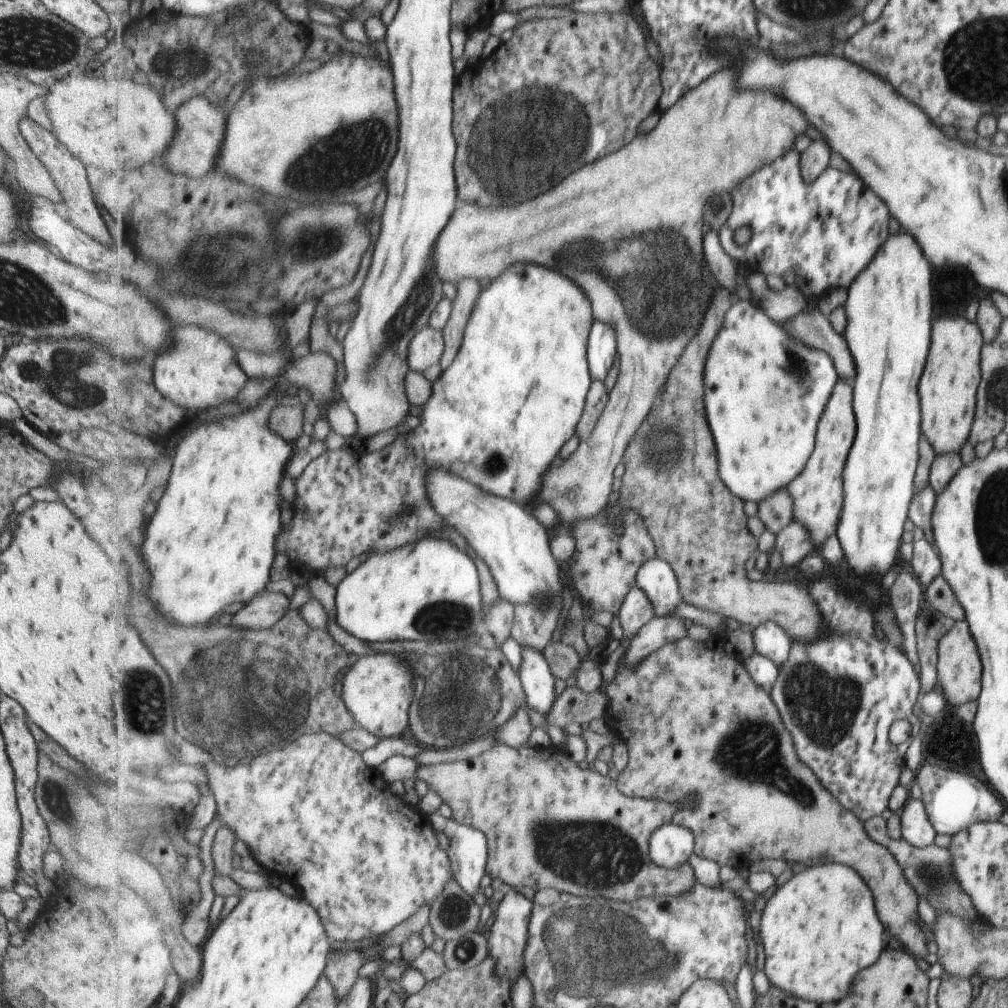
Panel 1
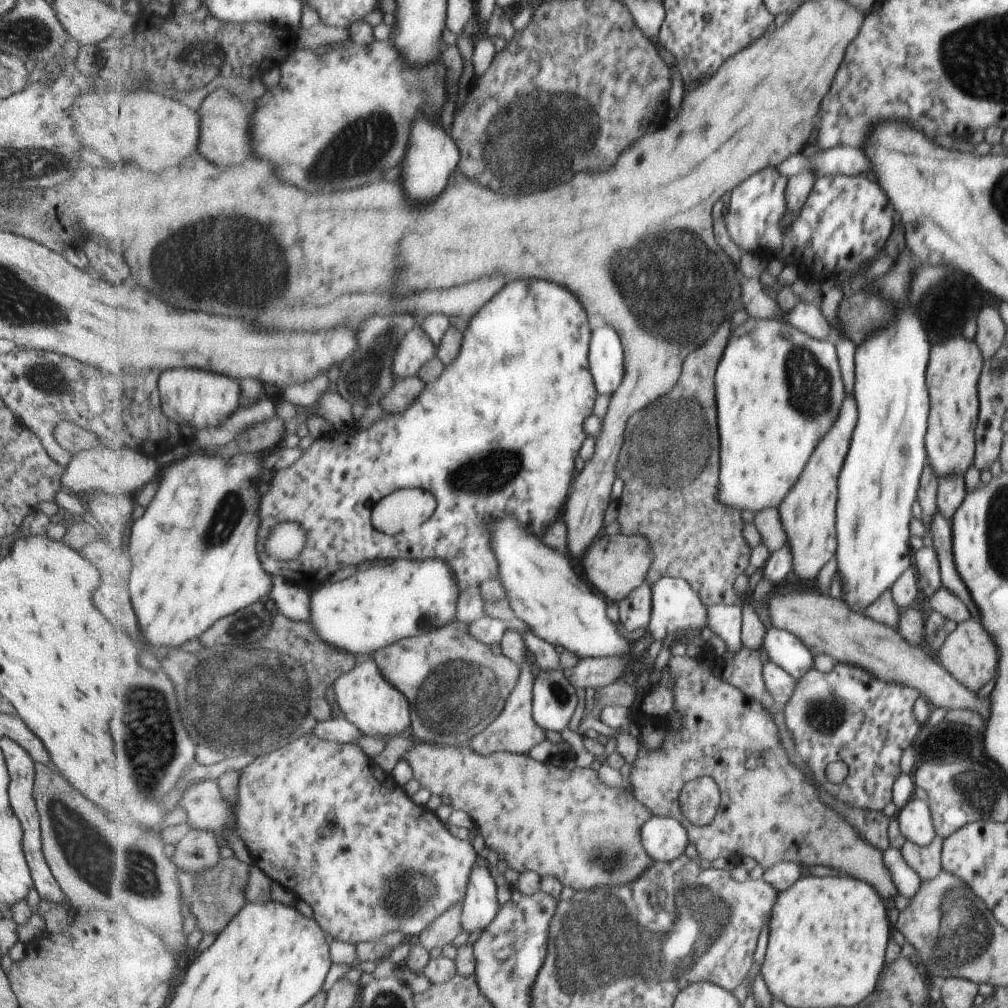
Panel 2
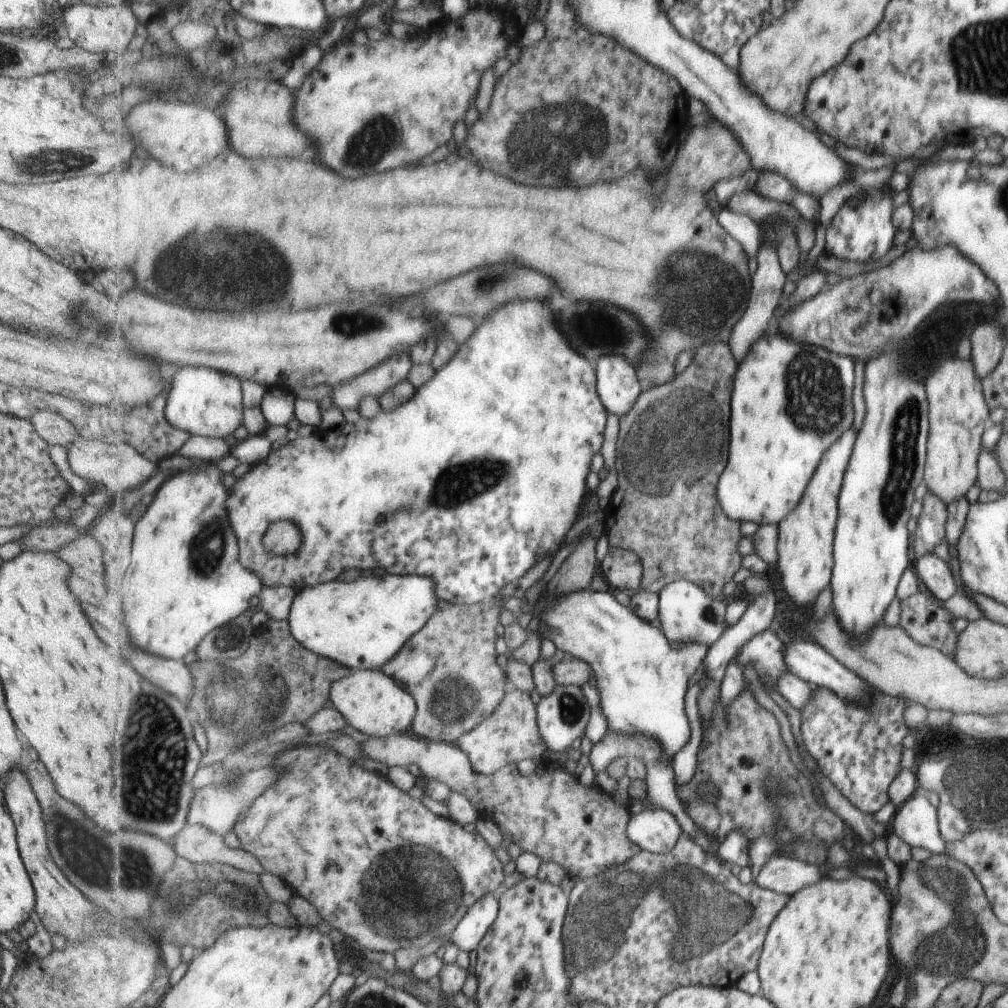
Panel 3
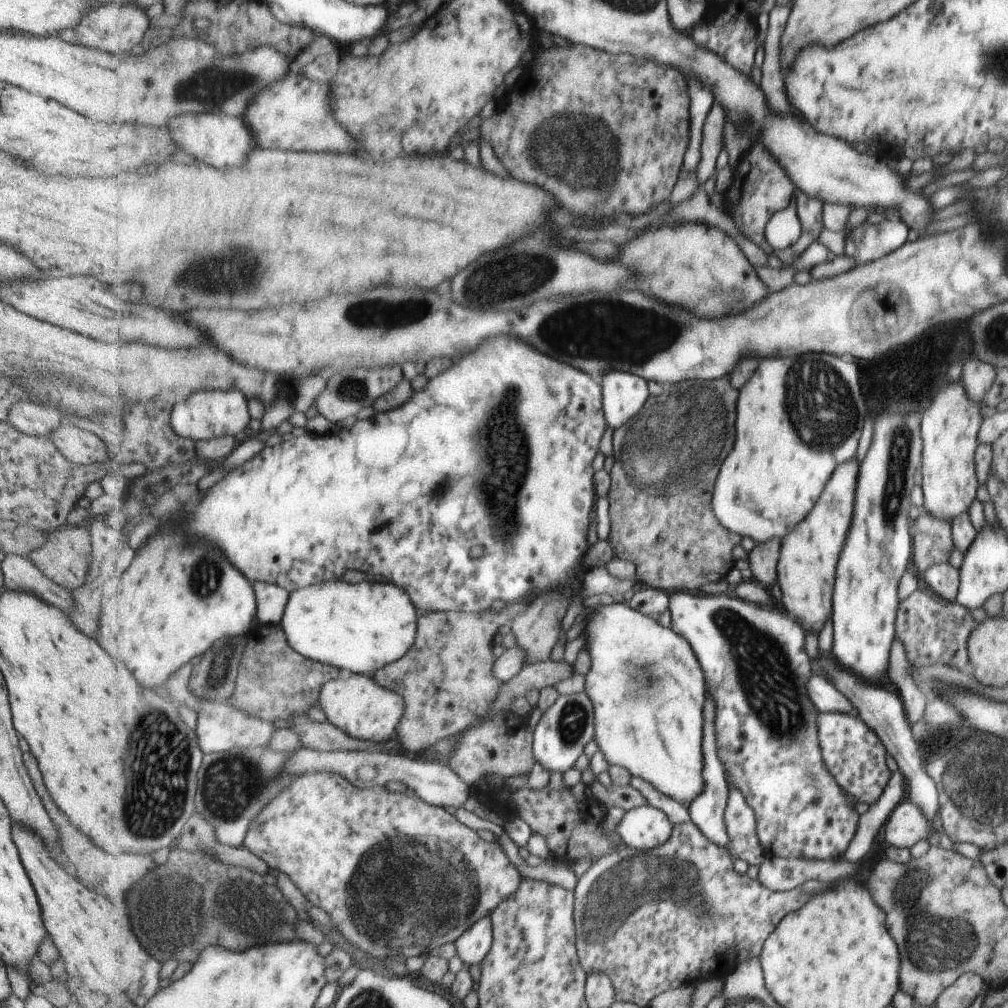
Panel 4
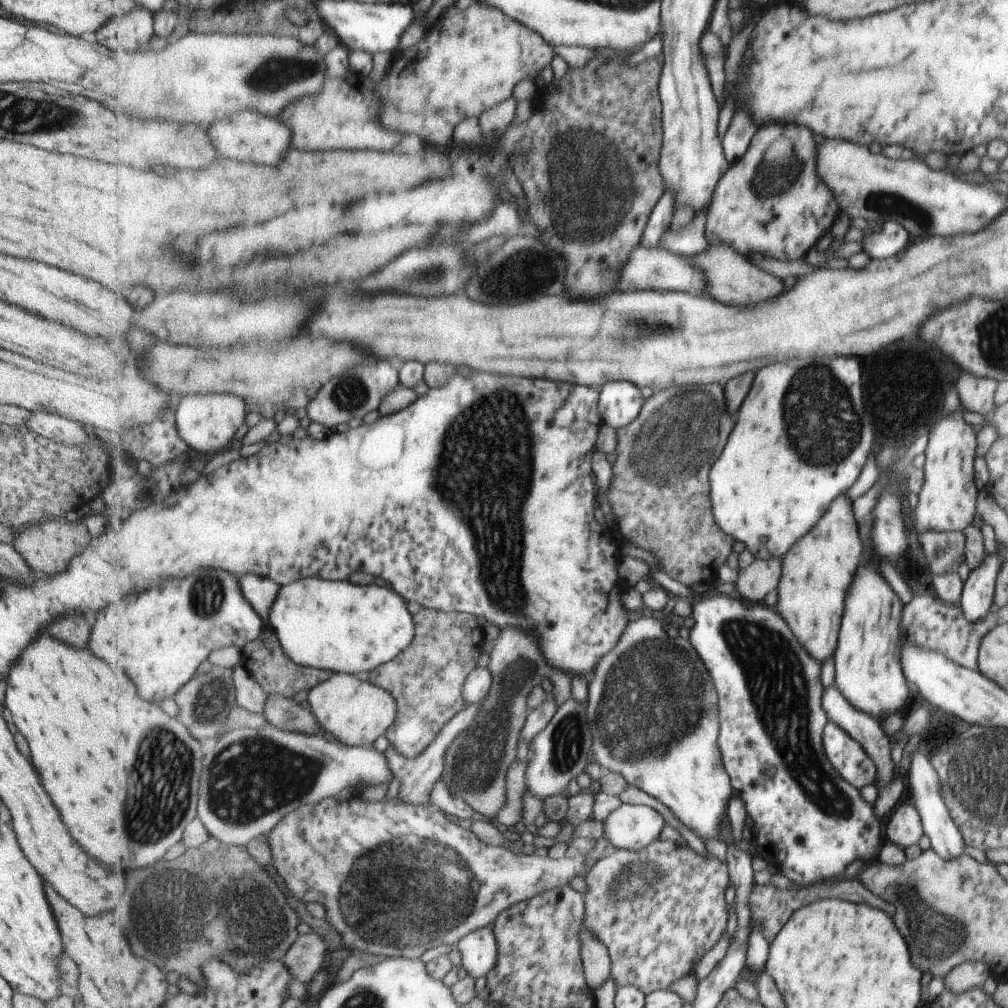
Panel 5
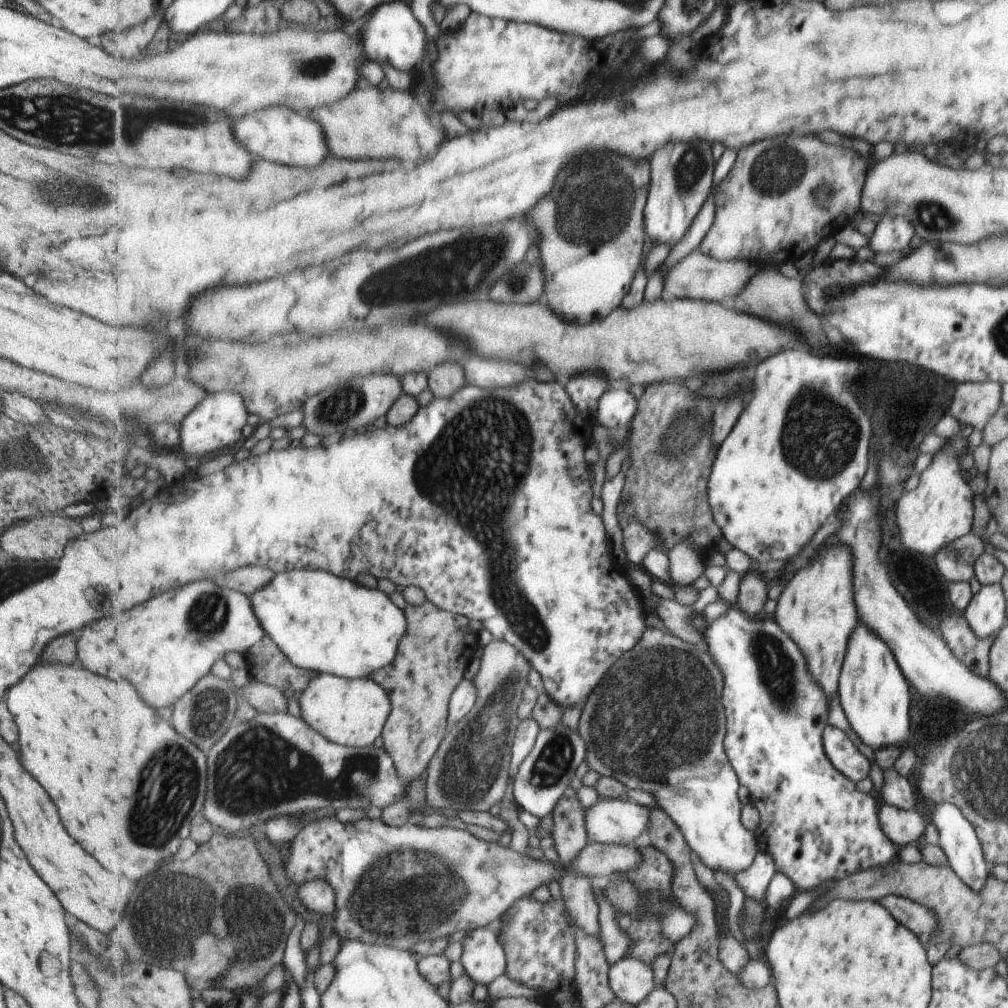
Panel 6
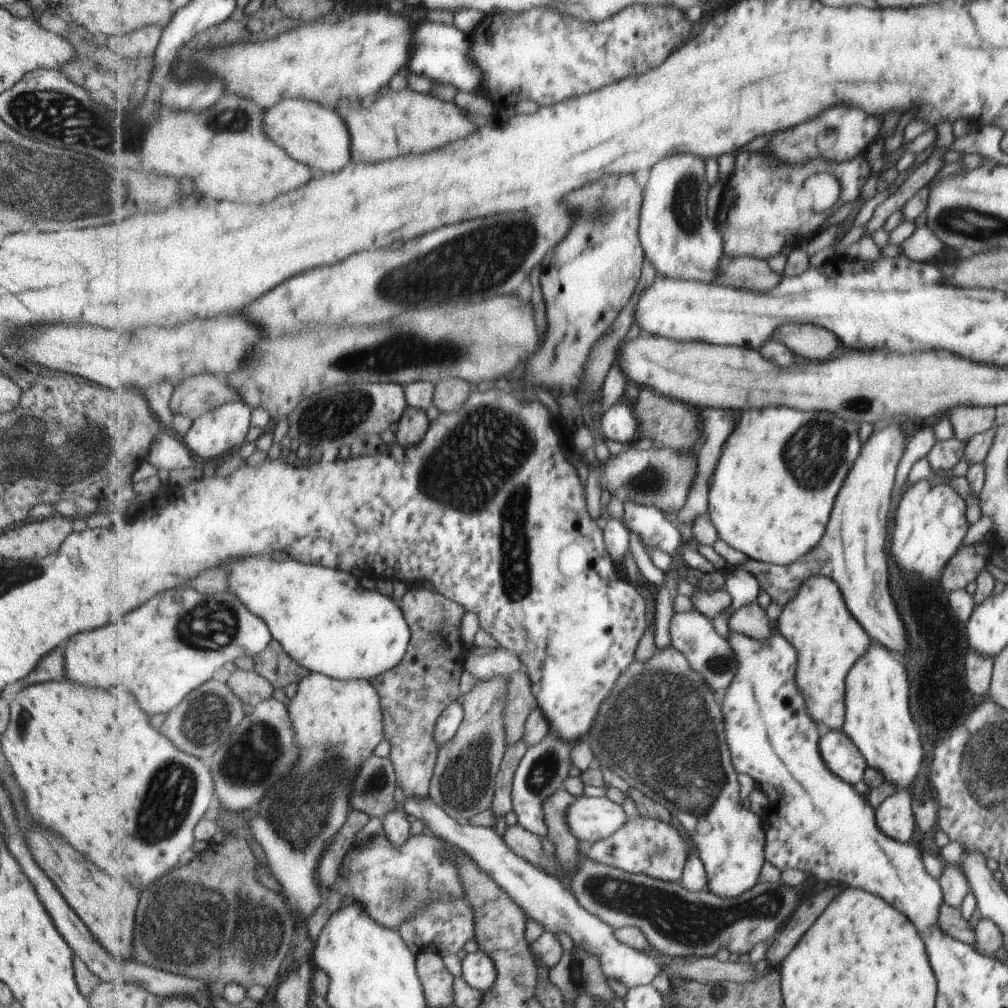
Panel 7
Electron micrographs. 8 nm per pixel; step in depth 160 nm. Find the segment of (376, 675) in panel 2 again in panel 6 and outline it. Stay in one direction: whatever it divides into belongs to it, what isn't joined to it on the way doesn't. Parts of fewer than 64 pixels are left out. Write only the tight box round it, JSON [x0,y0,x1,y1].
[299,673,393,747]

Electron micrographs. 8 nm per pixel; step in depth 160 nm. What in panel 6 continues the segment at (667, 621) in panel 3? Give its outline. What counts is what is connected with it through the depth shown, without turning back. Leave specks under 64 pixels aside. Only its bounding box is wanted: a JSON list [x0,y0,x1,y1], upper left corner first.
[705,605,900,891]

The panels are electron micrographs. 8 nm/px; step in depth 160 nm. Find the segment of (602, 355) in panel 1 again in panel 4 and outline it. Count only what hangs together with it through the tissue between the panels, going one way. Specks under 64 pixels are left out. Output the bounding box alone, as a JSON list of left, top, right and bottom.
[602,369,650,429]

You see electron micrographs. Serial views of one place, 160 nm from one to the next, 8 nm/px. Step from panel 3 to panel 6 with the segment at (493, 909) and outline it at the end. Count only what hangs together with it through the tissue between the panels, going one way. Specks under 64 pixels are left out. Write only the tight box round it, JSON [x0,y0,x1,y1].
[462,926,507,986]

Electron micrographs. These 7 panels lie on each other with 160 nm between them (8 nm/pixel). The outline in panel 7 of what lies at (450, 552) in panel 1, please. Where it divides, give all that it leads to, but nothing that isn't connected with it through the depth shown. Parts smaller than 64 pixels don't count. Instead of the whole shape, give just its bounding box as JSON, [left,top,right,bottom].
[222,554,413,680]

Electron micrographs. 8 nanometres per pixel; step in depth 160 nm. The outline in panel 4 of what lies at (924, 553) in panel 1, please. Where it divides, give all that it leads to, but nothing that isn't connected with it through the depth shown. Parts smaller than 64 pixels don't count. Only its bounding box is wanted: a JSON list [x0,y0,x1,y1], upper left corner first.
[924,562,960,601]

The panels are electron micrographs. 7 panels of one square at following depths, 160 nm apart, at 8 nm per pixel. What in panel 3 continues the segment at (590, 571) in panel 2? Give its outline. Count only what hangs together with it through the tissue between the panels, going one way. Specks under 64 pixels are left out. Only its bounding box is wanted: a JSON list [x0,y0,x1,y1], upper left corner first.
[601,545,644,594]

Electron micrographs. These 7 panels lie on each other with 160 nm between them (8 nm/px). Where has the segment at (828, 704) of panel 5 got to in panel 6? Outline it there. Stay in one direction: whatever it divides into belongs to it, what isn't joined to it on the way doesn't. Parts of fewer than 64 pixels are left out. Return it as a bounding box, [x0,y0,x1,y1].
[881,766,916,810]

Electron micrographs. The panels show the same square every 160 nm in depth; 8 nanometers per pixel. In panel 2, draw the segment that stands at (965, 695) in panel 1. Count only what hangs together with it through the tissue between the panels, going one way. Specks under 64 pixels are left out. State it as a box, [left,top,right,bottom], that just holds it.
[936,617,998,691]

